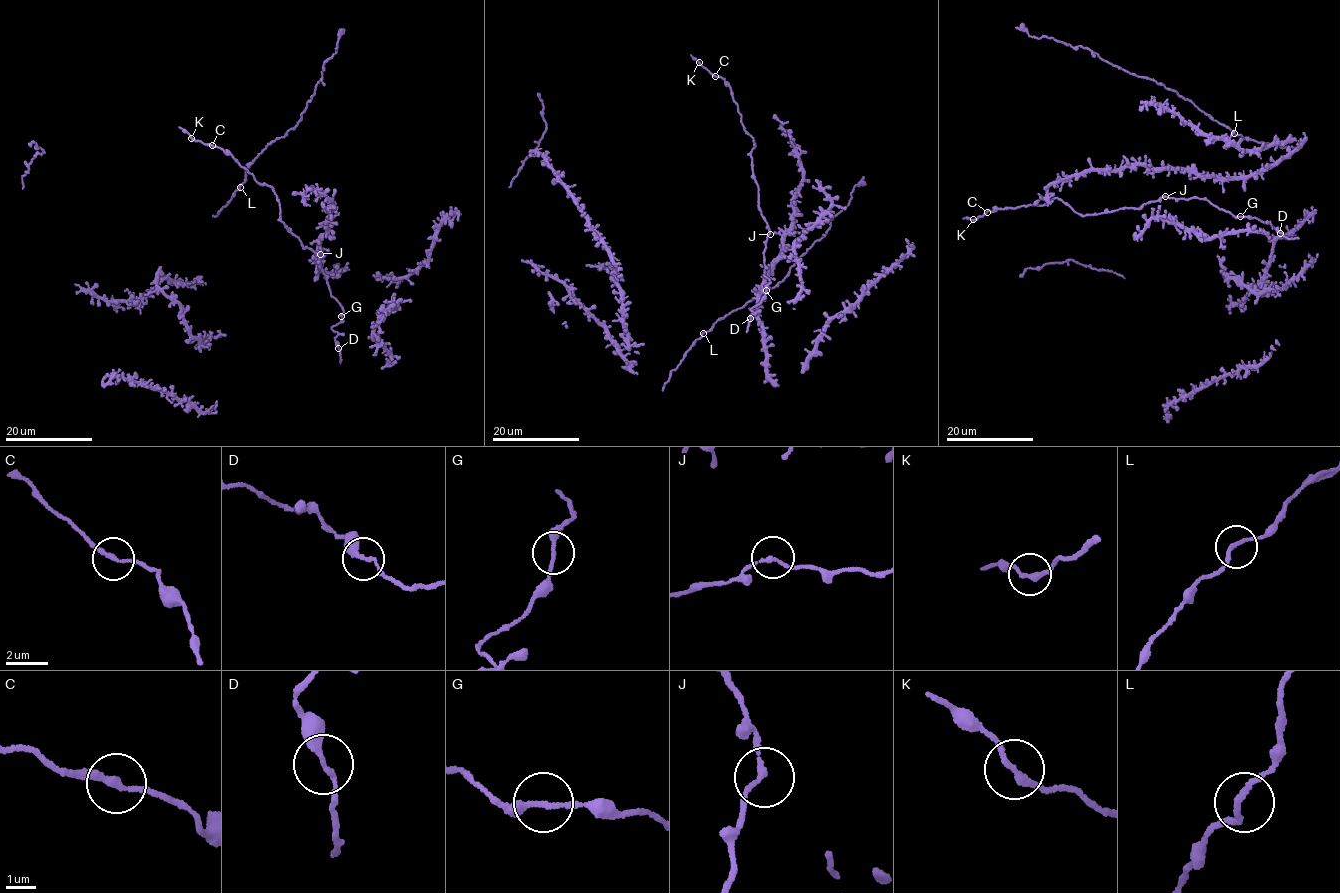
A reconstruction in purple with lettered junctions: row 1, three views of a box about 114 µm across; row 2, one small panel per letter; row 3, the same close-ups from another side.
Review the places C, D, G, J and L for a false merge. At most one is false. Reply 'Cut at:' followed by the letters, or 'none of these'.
Cut at: C

